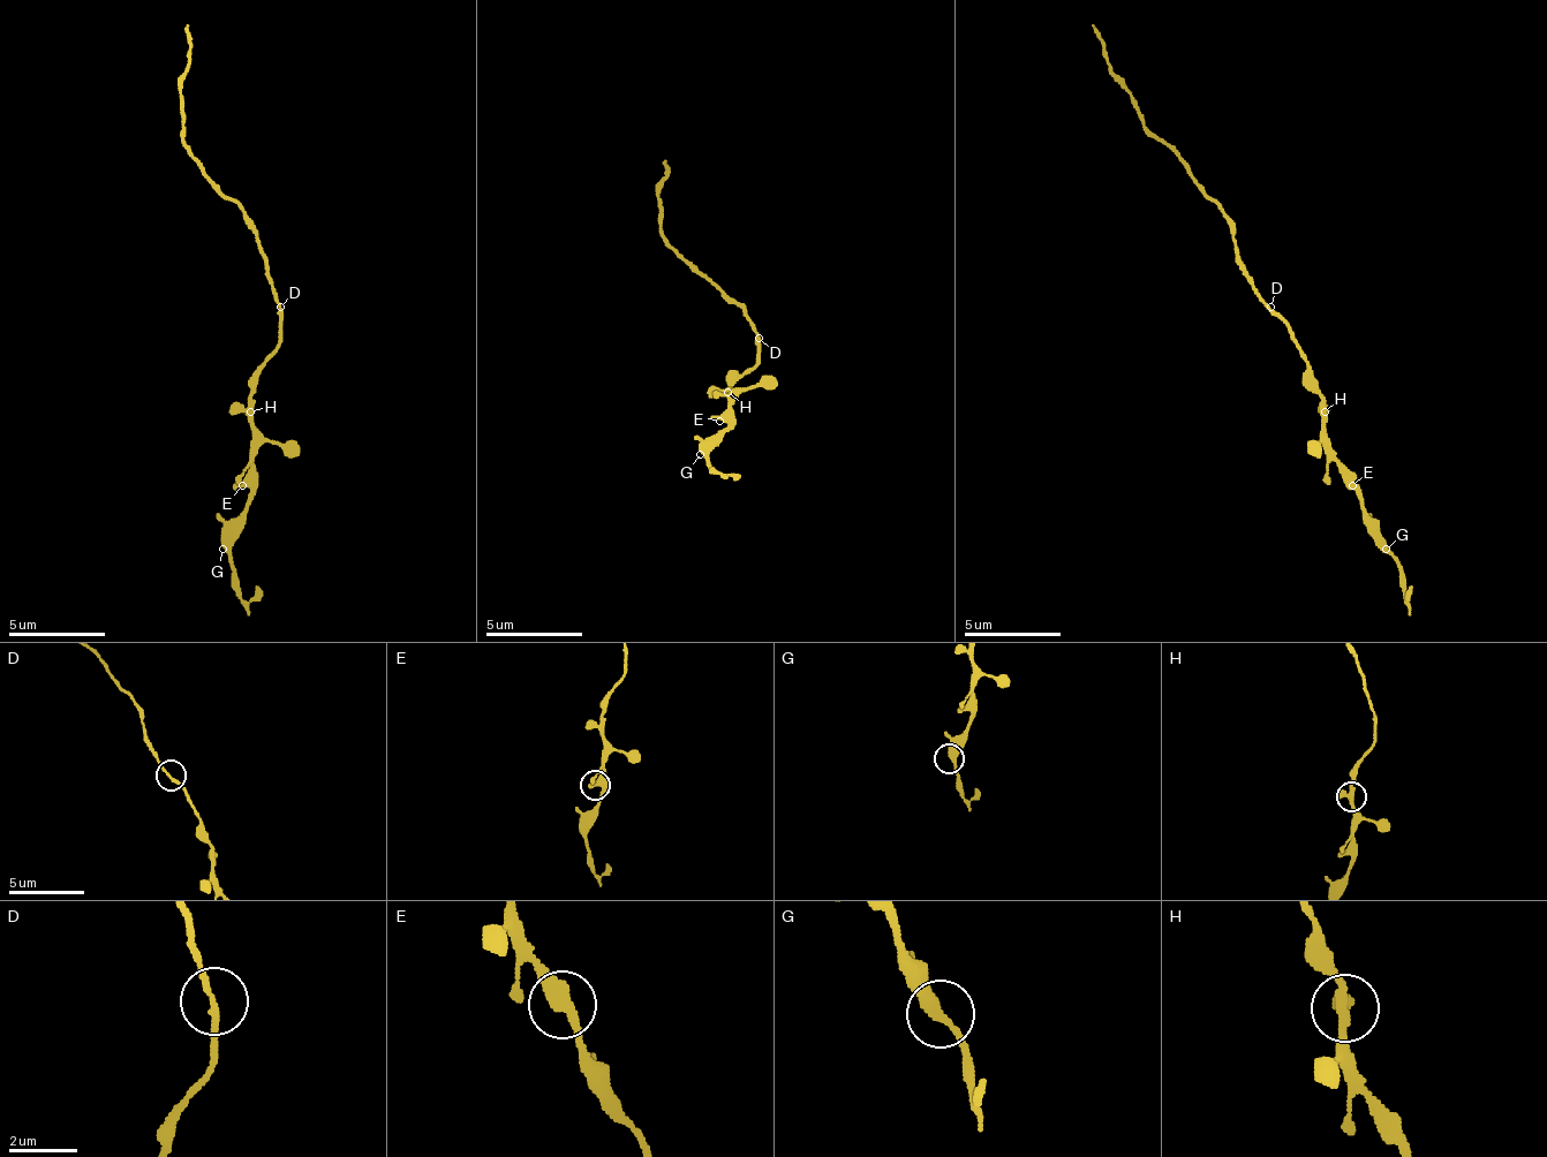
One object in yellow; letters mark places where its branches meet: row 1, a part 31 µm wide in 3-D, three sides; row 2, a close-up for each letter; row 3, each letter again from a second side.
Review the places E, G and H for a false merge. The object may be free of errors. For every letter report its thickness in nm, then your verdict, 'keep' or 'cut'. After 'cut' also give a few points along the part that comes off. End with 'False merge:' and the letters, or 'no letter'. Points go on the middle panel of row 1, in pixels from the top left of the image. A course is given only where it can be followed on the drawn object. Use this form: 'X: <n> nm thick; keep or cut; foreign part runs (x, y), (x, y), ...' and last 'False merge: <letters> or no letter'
E: 400 nm thick; keep
G: 380 nm thick; keep
H: 360 nm thick; cut; foreign part runs (730, 391), (730, 386), (759, 362), (759, 333), (739, 304), (662, 232), (666, 159)
False merge: H

